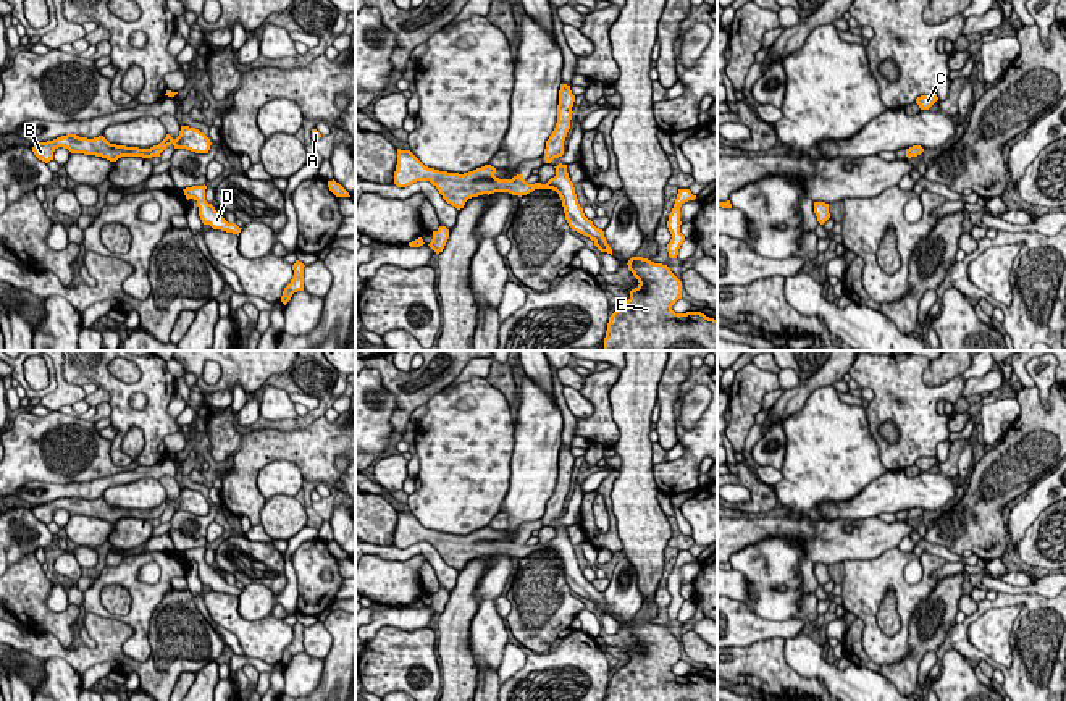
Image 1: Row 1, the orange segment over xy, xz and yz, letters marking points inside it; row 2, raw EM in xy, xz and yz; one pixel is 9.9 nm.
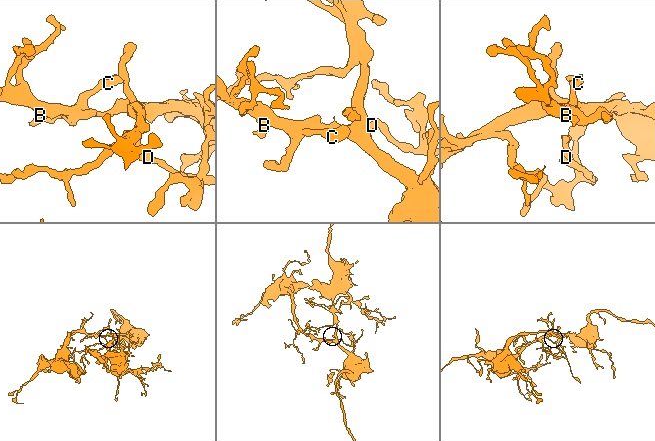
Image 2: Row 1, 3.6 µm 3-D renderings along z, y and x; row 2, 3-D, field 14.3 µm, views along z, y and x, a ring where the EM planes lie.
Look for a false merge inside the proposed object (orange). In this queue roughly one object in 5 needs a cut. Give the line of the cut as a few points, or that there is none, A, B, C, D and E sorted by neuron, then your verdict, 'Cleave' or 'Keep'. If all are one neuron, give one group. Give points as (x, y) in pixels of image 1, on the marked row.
No split. Groups: A B C D E. Keep

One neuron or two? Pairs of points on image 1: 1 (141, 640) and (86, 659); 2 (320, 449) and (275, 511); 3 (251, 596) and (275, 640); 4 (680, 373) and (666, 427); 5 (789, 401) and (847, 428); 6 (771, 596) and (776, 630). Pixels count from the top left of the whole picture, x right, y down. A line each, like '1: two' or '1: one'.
1: two
2: two
3: two
4: one
5: two
6: two

